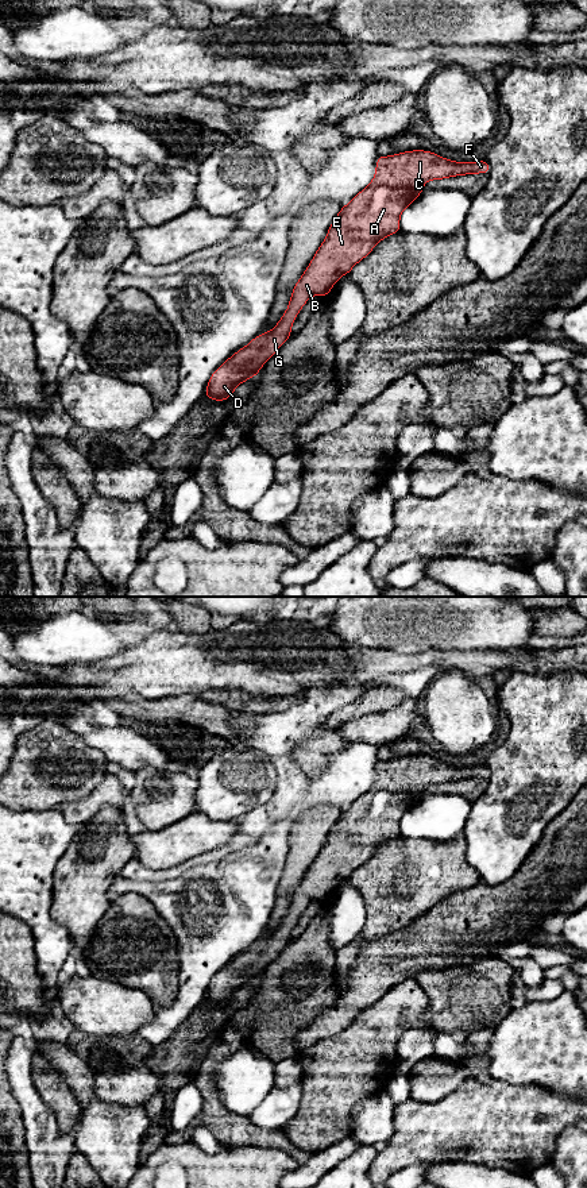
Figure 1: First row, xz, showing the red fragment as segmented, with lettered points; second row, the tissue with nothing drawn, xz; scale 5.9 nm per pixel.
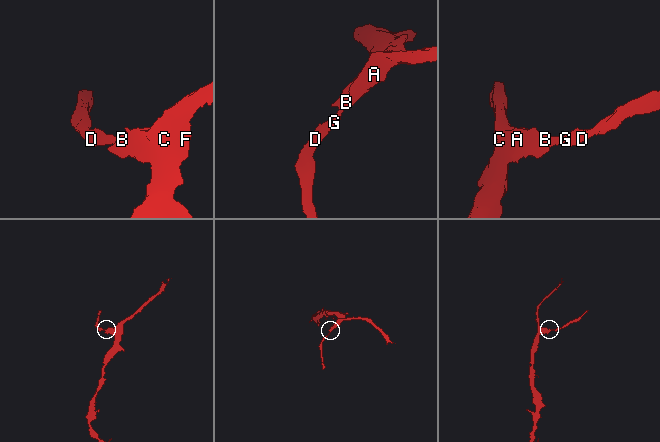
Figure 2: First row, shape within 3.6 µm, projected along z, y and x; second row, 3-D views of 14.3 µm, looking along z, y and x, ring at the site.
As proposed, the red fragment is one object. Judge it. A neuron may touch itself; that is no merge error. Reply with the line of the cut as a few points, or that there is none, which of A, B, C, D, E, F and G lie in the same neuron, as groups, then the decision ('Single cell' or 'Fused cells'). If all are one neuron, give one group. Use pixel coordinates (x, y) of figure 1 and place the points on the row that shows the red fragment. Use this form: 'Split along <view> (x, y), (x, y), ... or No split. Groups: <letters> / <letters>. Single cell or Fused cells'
No split. Groups: A B C D E F G. Single cell

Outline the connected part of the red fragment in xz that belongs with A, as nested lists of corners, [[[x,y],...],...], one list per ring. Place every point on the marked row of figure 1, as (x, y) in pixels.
[[[425,150],[403,151],[389,157],[378,155],[372,181],[347,205],[341,207],[324,242],[293,288],[287,309],[281,320],[271,331],[254,338],[247,346],[236,351],[225,363],[217,367],[209,378],[204,396],[213,401],[225,401],[242,382],[258,375],[267,359],[291,336],[291,325],[305,302],[312,296],[327,297],[337,279],[350,274],[352,267],[364,259],[381,240],[401,231],[401,213],[421,194],[426,181],[466,174],[488,174],[490,169],[486,159],[455,162]]]

